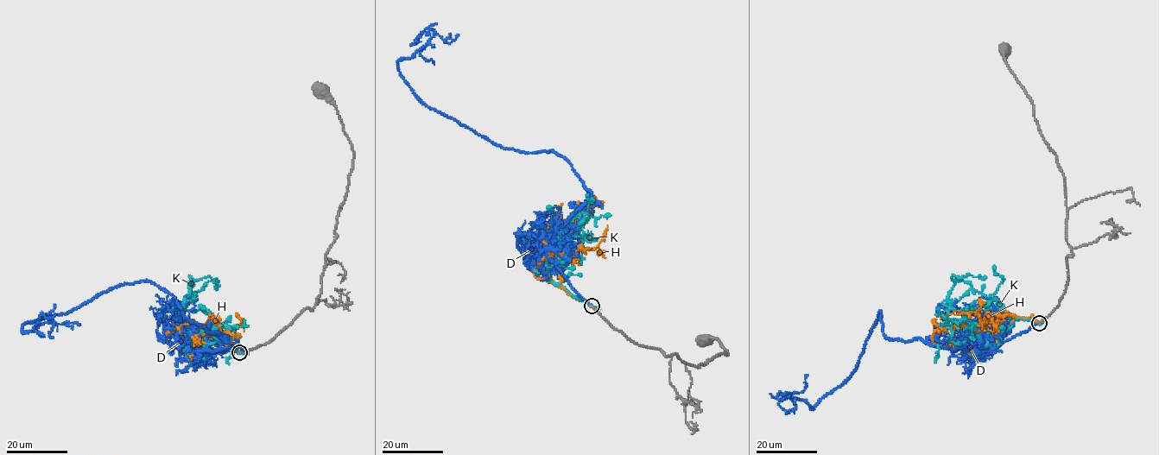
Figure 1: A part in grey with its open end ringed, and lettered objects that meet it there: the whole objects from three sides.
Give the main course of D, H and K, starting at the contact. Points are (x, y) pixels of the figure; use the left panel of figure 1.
D: (239, 351), (189, 355), (228, 344), (148, 281), (23, 325), (53, 324), (42, 314), (34, 326), (43, 336)
H: (240, 352), (226, 339), (212, 338), (203, 326), (202, 332), (199, 328), (228, 331), (233, 338), (224, 344)
K: (239, 351), (195, 333), (185, 322), (183, 305), (224, 325), (229, 364)

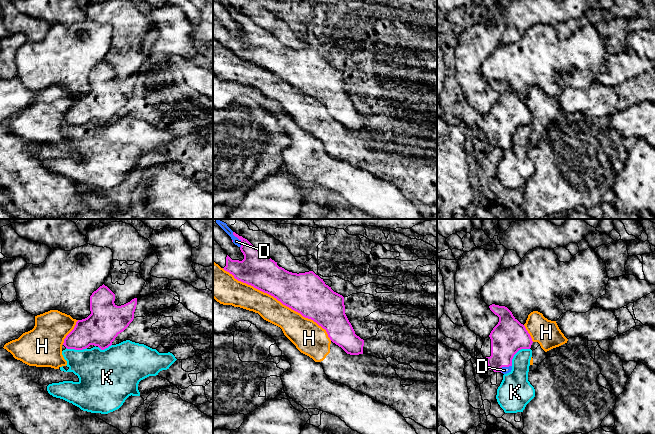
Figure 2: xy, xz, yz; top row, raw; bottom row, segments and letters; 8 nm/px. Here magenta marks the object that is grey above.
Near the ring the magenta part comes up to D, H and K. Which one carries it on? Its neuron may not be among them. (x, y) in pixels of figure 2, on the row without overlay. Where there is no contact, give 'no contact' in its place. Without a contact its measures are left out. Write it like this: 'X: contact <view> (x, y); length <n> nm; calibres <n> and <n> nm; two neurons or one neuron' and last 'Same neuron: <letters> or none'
D: contact xz (239, 15); length 140 nm; calibres 240 and 60 nm; one neuron
H: contact xz (279, 76); length 1050 nm; calibres 340 and 200 nm; two neurons
K: contact yz (516, 128); length 200 nm; calibres 280 and 200 nm; two neurons
Same neuron: D

